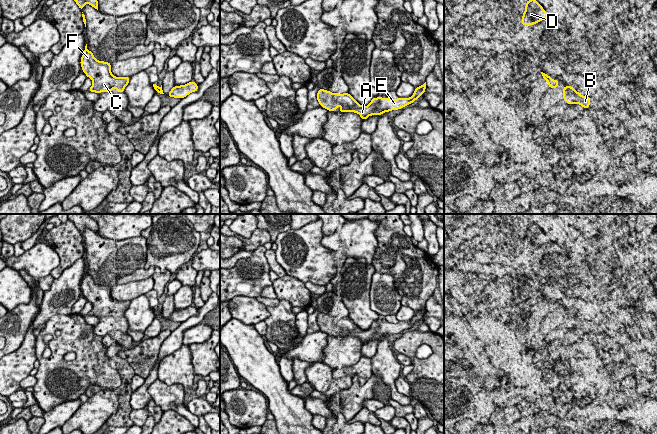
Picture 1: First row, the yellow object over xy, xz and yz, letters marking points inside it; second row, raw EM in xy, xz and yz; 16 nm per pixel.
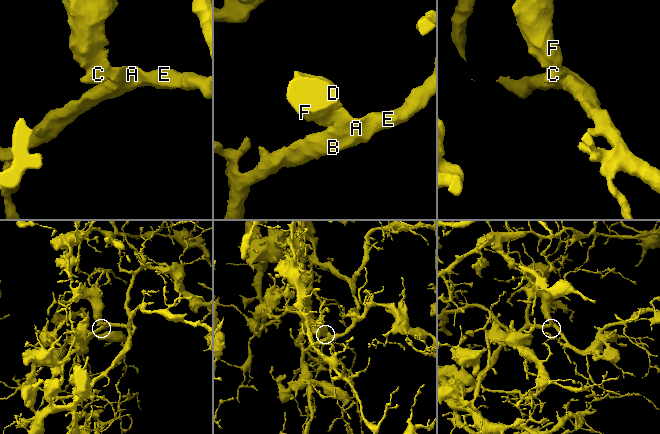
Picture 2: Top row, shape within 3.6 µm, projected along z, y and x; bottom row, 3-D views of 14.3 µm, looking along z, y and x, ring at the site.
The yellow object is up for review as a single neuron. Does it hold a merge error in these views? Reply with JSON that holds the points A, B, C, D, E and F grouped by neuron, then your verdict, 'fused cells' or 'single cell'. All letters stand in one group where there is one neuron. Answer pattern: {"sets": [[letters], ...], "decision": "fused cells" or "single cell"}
{"sets": [["A", "B", "C", "D", "E", "F"]], "decision": "single cell"}

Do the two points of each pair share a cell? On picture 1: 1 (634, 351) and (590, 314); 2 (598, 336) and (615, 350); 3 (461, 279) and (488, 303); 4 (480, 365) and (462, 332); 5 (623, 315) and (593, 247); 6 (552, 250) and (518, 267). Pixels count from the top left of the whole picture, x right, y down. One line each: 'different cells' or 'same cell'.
1: different cells
2: same cell
3: same cell
4: same cell
5: same cell
6: different cells

